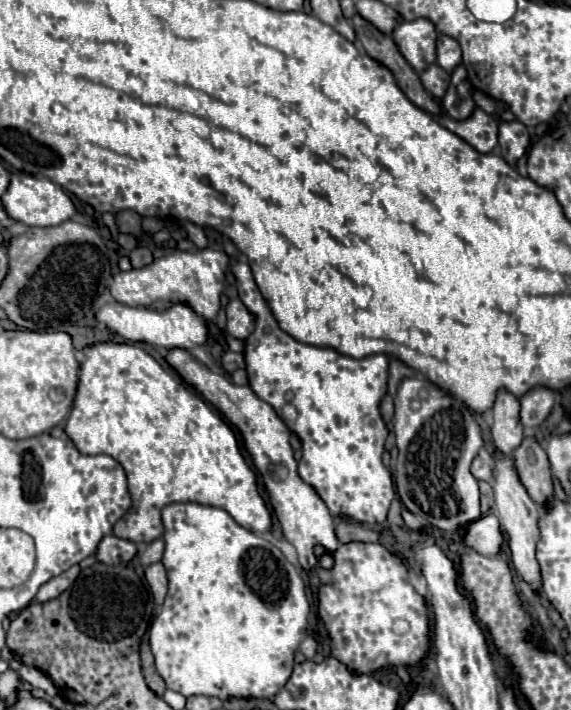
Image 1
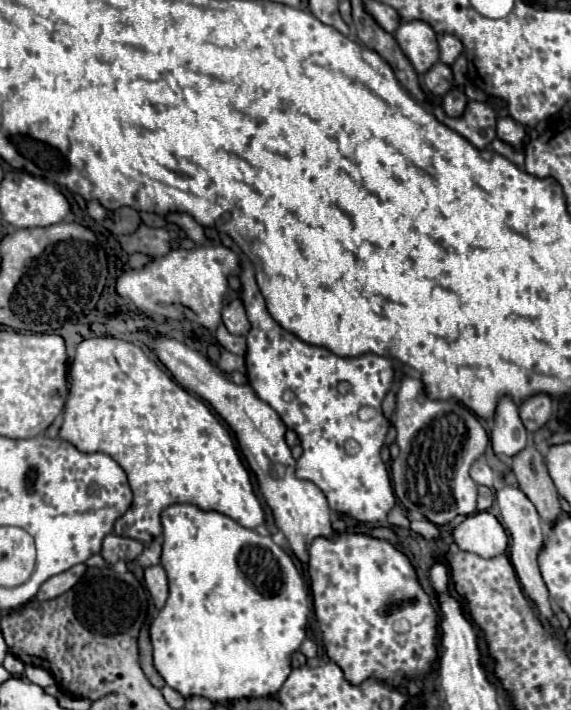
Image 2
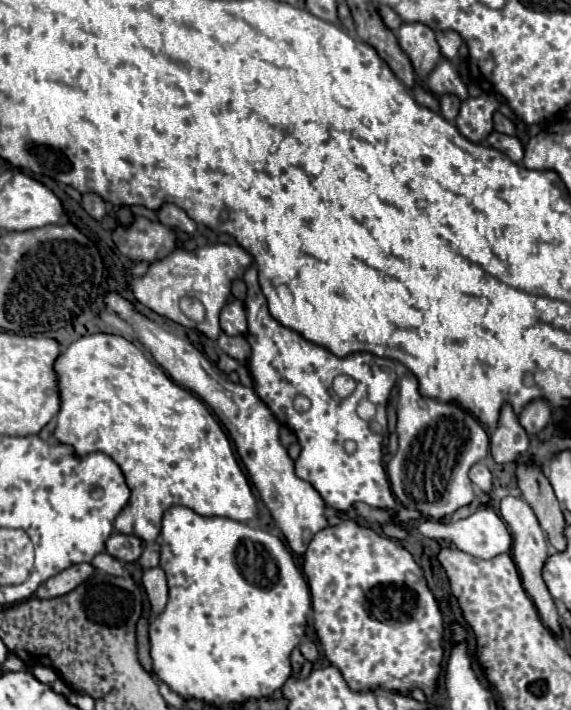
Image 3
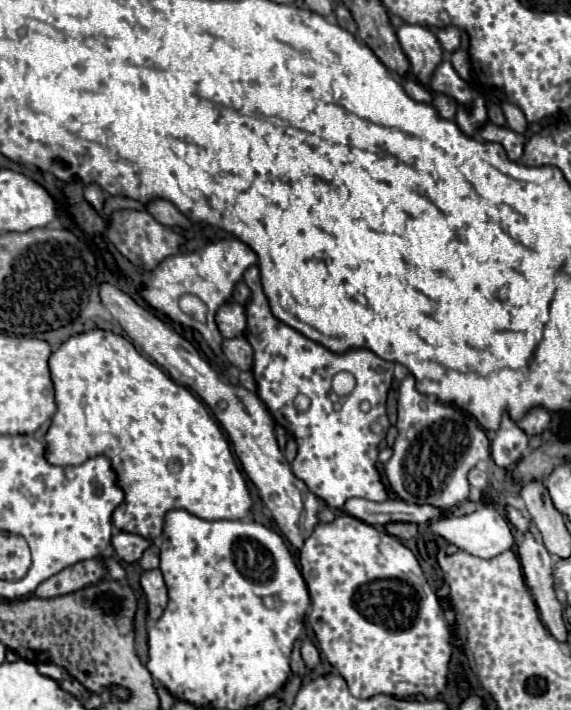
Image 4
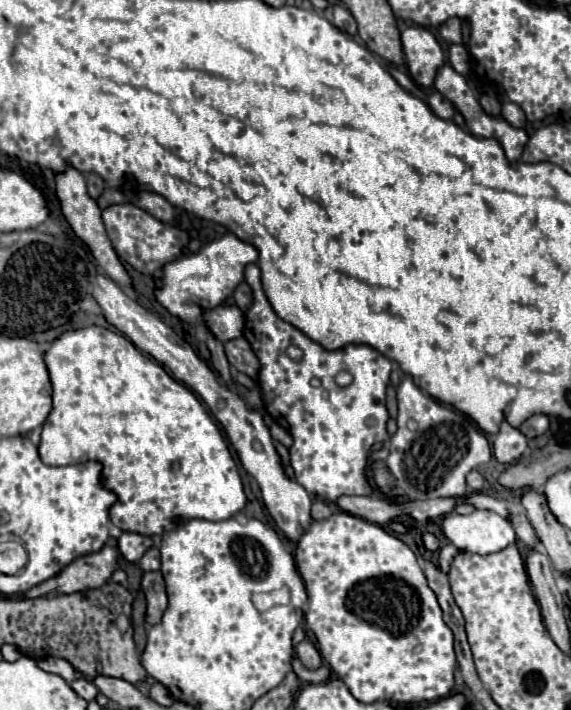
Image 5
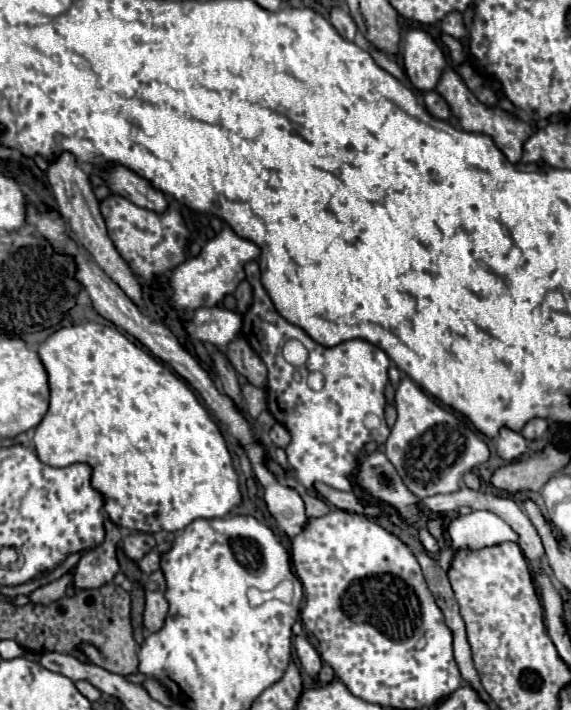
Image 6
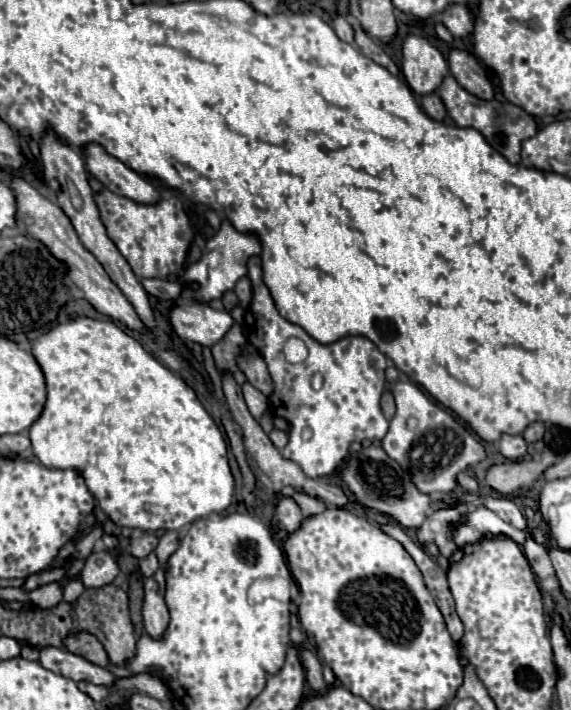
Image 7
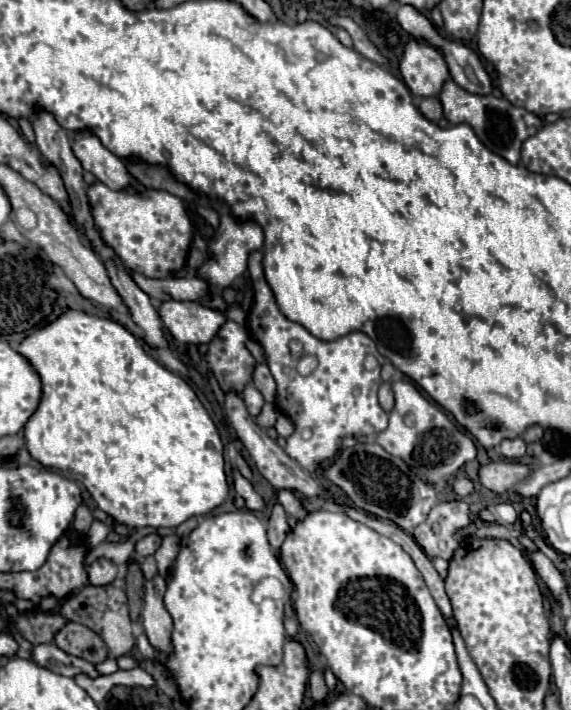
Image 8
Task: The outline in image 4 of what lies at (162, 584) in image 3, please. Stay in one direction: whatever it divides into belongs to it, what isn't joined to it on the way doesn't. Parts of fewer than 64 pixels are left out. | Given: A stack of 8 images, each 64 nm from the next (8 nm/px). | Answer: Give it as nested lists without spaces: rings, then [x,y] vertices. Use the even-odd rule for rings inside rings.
[[[148,570],[140,578],[142,590],[148,598],[148,618],[158,620],[168,604],[168,594],[166,594],[166,584],[162,578],[160,570]]]

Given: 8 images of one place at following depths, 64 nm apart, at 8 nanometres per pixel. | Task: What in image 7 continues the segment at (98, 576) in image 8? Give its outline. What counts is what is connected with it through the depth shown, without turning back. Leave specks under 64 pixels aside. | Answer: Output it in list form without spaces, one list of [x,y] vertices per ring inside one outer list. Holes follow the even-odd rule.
[[[102,550],[102,552],[90,554],[80,574],[80,580],[86,588],[100,588],[100,586],[110,584],[118,572],[120,570],[118,570],[116,558],[108,550]]]

